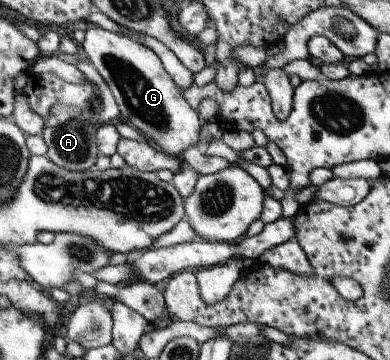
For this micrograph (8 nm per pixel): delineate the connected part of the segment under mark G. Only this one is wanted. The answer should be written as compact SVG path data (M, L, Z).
M94 25L84 31L80 47L108 85L122 121L143 134L146 142L151 142L164 154L178 158L183 148L196 144L203 122L182 98L153 50L126 35Z

